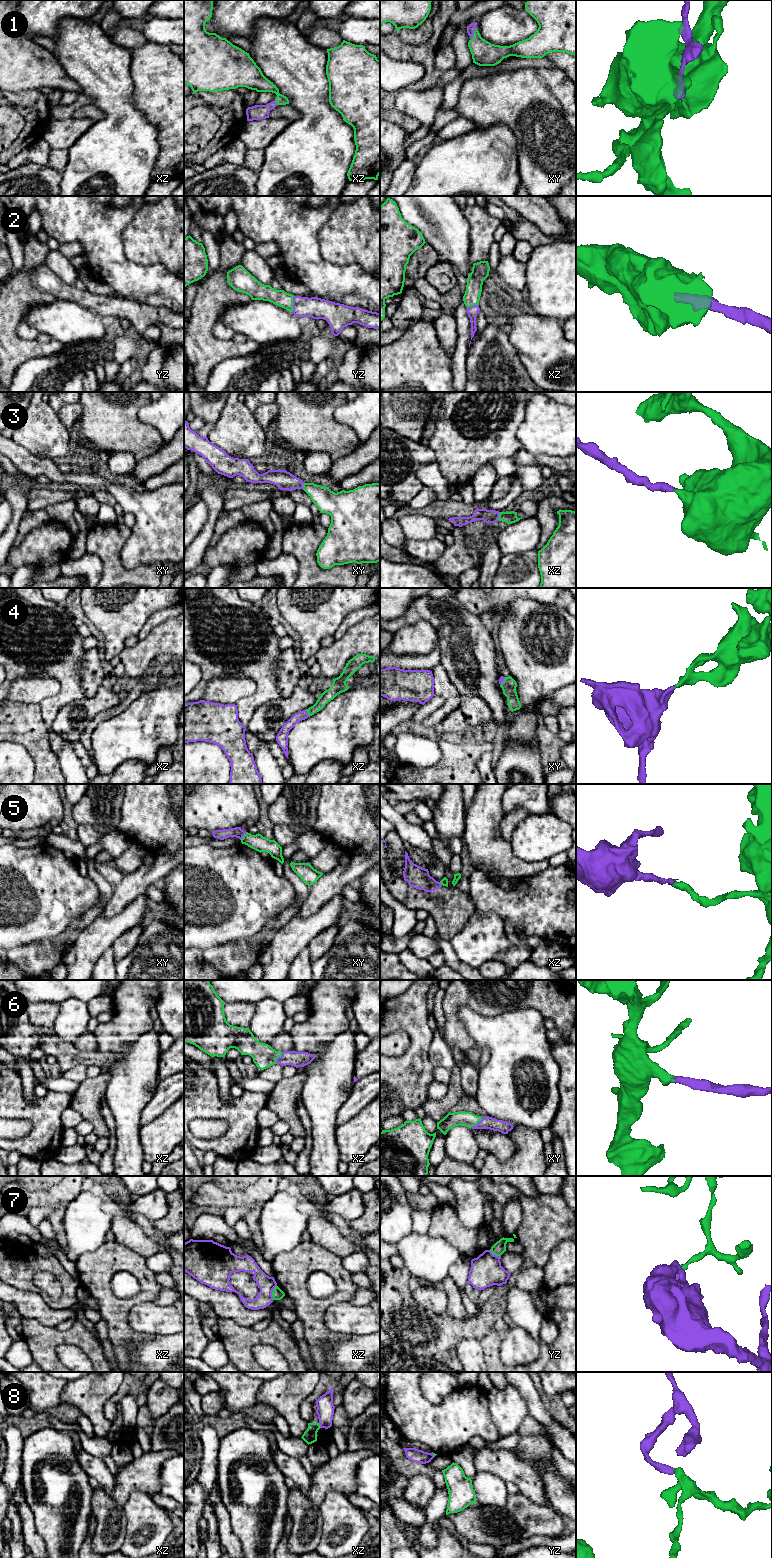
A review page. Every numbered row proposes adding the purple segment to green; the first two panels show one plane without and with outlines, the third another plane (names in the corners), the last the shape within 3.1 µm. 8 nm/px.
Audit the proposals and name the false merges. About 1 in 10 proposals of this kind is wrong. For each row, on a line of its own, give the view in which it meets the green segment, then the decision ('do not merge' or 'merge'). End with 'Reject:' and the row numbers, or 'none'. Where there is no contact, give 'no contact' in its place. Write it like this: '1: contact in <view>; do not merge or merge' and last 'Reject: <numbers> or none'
1: contact in xy; merge
2: contact in yz; merge
3: contact in xz; merge
4: contact in xz; merge
5: contact in xy; do not merge
6: contact in xz; merge
7: contact in xz; do not merge
8: contact in xz; do not merge
Reject: 5, 7, 8

